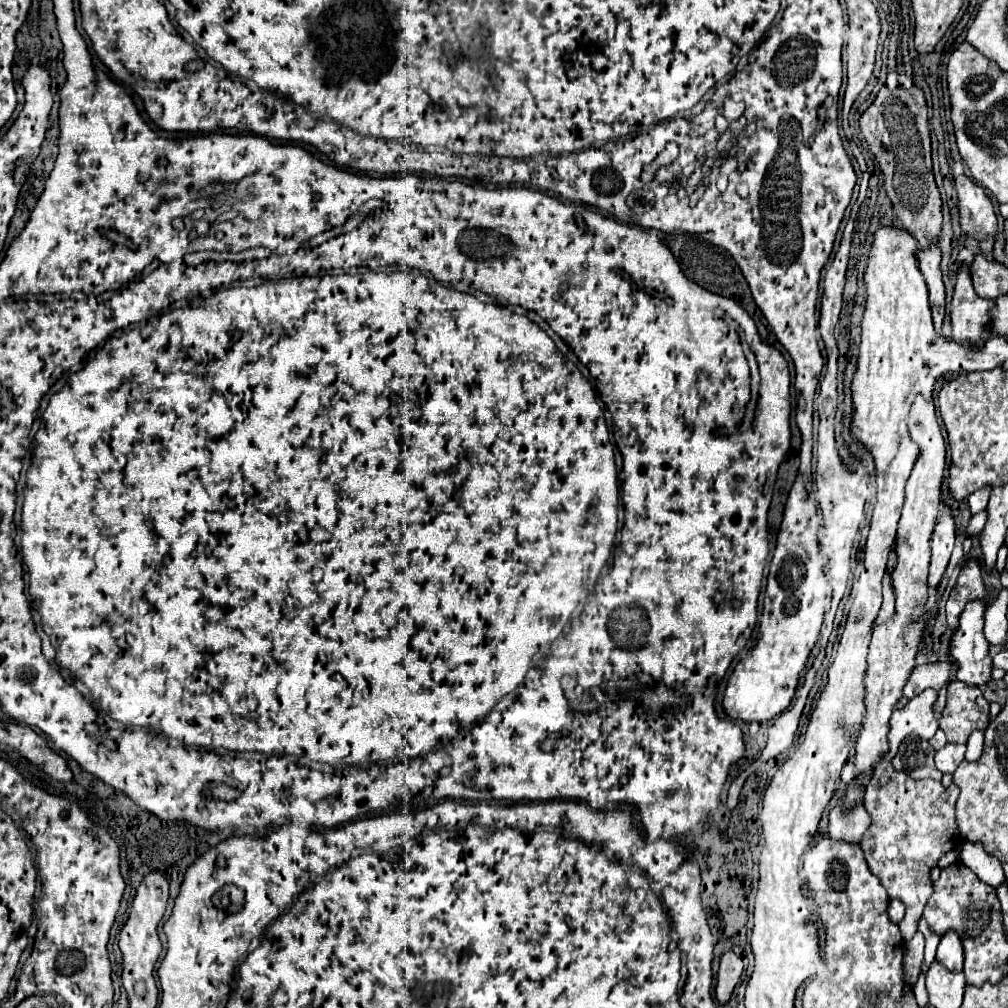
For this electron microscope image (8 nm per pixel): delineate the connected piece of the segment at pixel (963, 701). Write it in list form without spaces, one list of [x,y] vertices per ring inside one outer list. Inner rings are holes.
[[[952,680],[948,686],[946,706],[940,718],[948,742],[966,744],[972,730],[986,730],[988,702],[976,686],[968,686],[960,680]]]

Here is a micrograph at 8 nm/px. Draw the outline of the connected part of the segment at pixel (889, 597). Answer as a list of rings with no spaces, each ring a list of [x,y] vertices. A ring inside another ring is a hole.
[[[886,574],[884,576],[884,602],[882,602],[882,608],[876,616],[876,624],[882,624],[882,622],[890,620],[892,616],[894,616],[894,592],[890,586],[890,576]]]

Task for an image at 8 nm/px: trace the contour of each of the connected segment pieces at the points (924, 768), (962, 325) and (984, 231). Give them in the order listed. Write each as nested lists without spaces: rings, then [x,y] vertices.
[[[914,734],[904,738],[892,764],[894,768],[906,768],[906,774],[916,780],[922,780],[922,778],[940,780],[942,778],[942,772],[934,766],[934,750],[930,742],[916,738]]]
[[[962,264],[958,268],[954,296],[950,302],[950,318],[954,334],[952,338],[956,342],[972,342],[982,344],[990,332],[988,332],[988,312],[994,306],[992,300],[980,298],[970,280],[970,266]]]
[[[956,176],[954,186],[958,192],[960,226],[966,234],[982,240],[996,234],[996,214],[986,192],[968,176]]]

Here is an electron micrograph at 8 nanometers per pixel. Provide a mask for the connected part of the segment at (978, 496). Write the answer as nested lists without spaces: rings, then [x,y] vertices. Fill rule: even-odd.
[[[986,486],[986,488],[982,488],[982,490],[976,490],[976,492],[968,498],[968,508],[970,508],[970,514],[972,514],[972,516],[978,514],[978,512],[982,512],[982,510],[986,508],[988,496],[990,496],[990,486]]]

